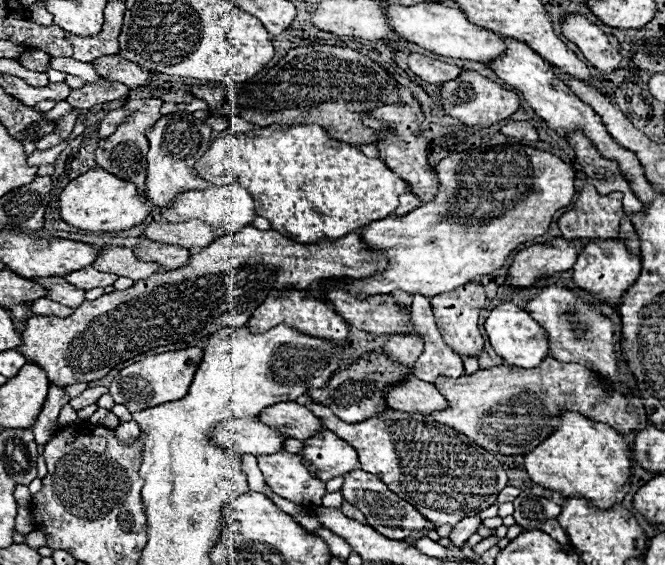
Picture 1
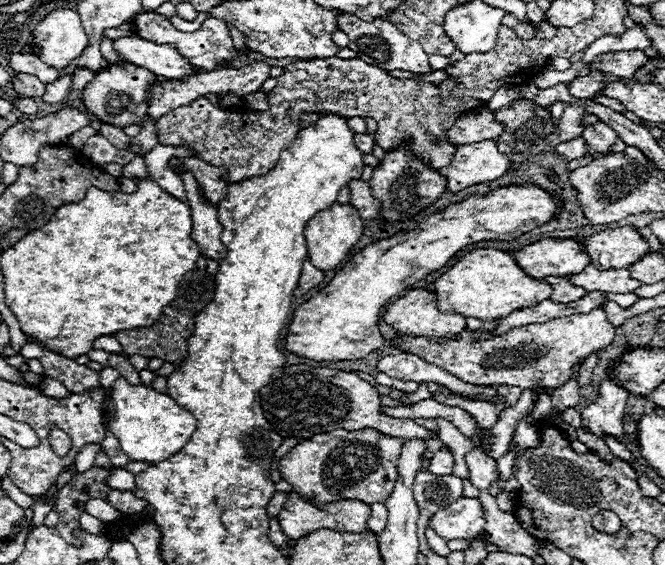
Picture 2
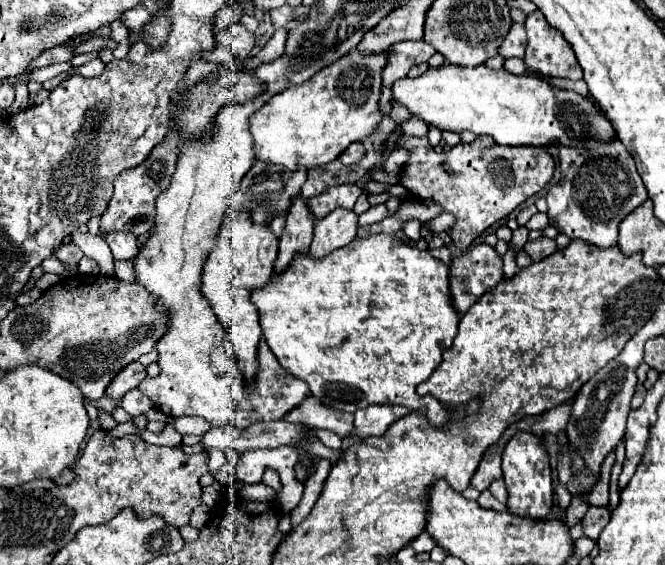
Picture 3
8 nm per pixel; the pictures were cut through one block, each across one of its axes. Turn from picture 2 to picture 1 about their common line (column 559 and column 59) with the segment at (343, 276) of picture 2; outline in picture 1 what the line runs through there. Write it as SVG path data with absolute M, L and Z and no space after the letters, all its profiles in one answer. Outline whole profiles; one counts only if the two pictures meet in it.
M104 168L88 170L86 174L74 178L60 194L60 214L62 220L70 226L88 230L88 232L118 232L130 230L136 224L142 224L146 216L152 212L154 204L148 202L144 194L136 190L134 184L114 178Z

